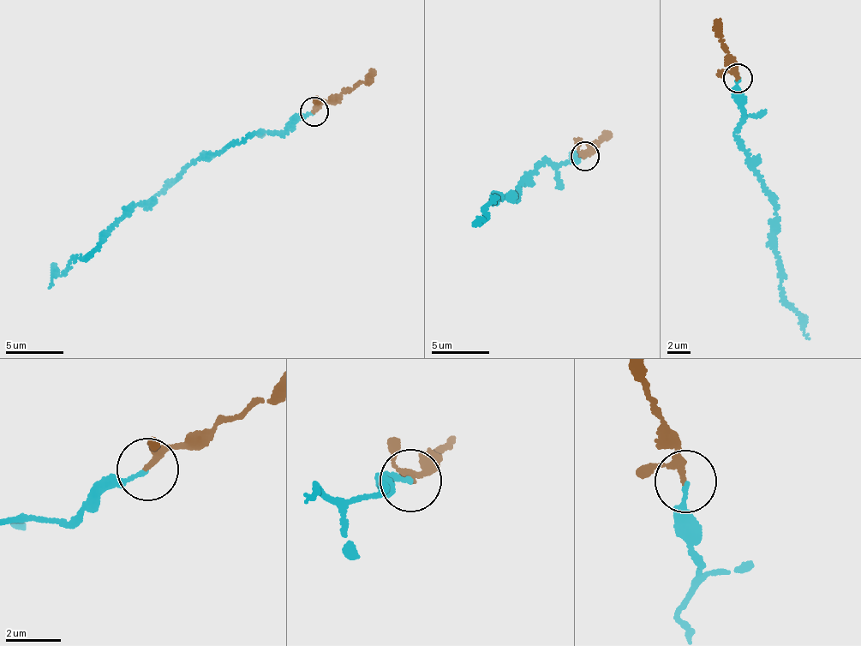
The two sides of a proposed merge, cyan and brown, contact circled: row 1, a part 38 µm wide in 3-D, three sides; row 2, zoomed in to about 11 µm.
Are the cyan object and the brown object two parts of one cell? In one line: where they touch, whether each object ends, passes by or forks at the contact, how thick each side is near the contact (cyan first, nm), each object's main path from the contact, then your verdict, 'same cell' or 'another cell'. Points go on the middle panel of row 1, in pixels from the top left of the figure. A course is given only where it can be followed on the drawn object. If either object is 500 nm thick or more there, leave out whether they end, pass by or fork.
place (584, 156); cyan ends; brown passes by; calibres 140 and 240 nm; course cyan (583, 155), (553, 164), (544, 163), (523, 182), (513, 200), (503, 197), (491, 200), (484, 222); course brown (583, 155), (600, 140), (608, 139); same cell

